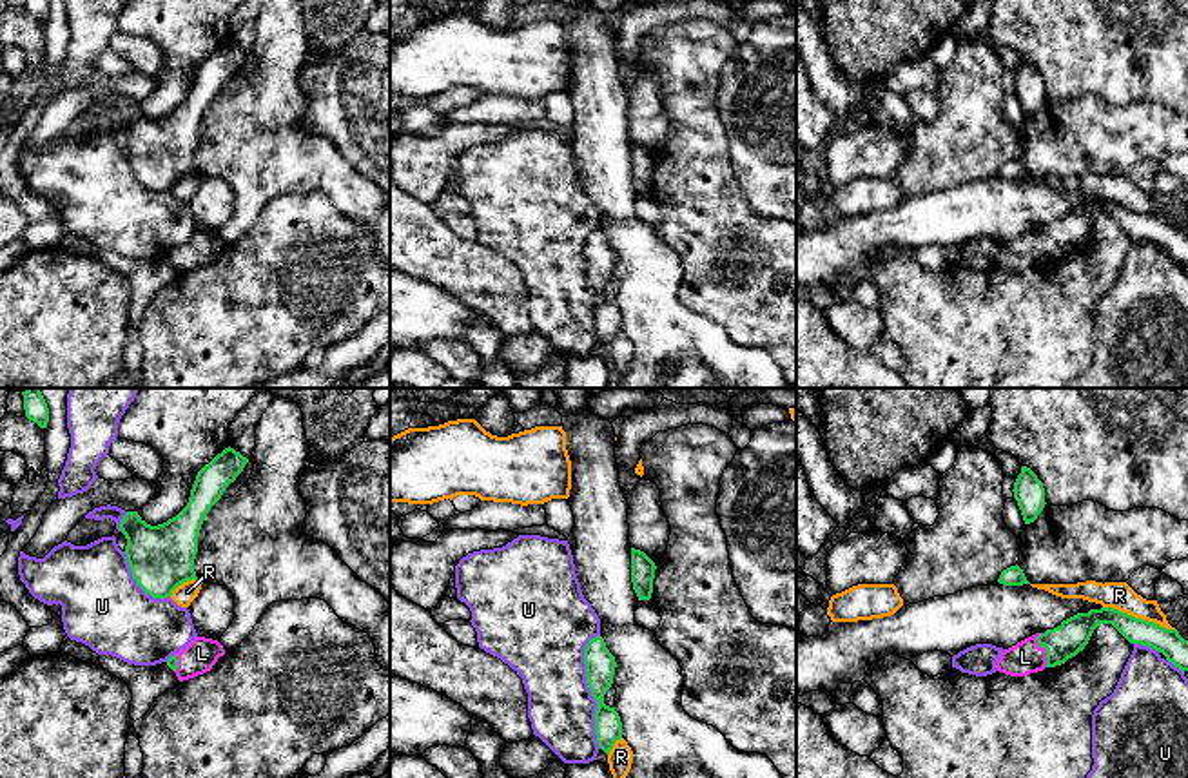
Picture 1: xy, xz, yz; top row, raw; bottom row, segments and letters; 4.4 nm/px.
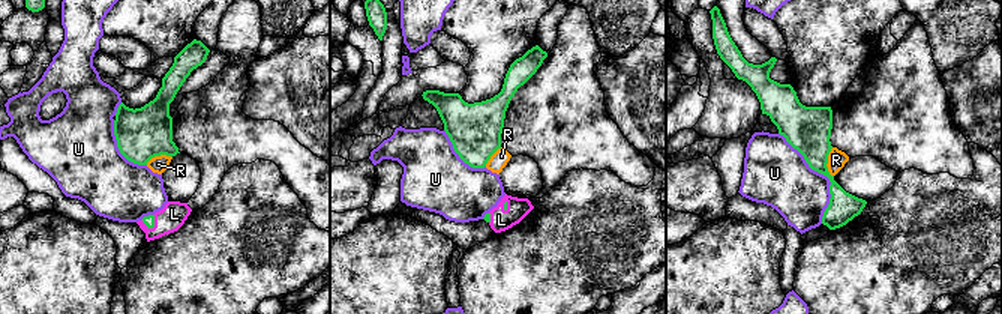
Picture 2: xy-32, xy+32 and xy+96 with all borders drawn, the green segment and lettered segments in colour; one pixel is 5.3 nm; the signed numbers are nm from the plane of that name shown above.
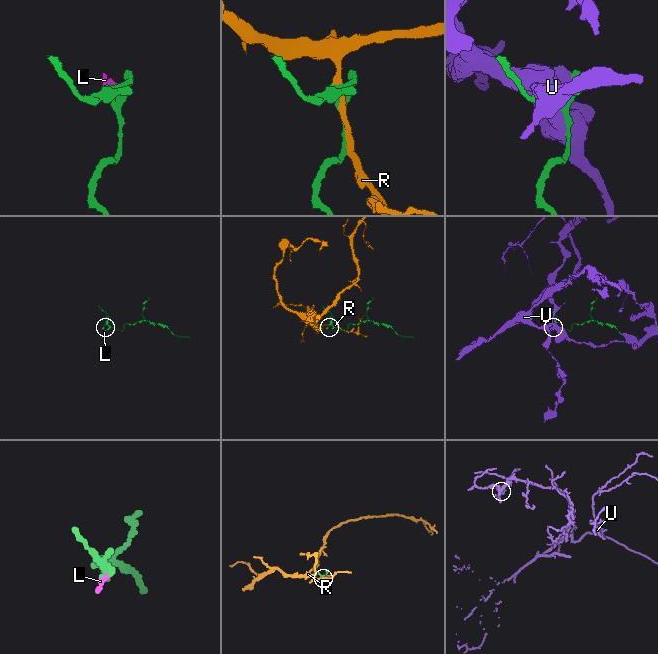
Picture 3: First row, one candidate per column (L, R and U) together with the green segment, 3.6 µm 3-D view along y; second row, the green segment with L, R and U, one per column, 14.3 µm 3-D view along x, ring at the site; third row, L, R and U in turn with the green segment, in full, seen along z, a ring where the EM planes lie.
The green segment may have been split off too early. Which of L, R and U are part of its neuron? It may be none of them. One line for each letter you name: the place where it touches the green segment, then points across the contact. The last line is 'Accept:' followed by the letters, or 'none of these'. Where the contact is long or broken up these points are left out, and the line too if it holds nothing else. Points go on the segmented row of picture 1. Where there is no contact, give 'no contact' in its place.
L: contact yz (1045, 648); way yz (1065, 641), (1045, 648), (1025, 657)
Accept: L

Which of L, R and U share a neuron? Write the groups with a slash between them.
L / R / U

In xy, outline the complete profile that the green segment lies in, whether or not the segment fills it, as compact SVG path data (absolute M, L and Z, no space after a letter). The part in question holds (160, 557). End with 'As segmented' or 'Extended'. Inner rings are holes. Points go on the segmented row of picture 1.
M225 448L198 472L187 506L163 524L151 526L138 511L125 513L120 530L127 539L127 562L147 595L167 598L183 582L200 580L194 559L201 524L247 462L234 448Z. As segmented

